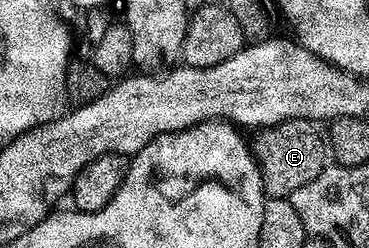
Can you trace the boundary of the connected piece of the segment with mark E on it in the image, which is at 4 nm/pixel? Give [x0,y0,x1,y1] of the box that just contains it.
[250,119,329,198]

